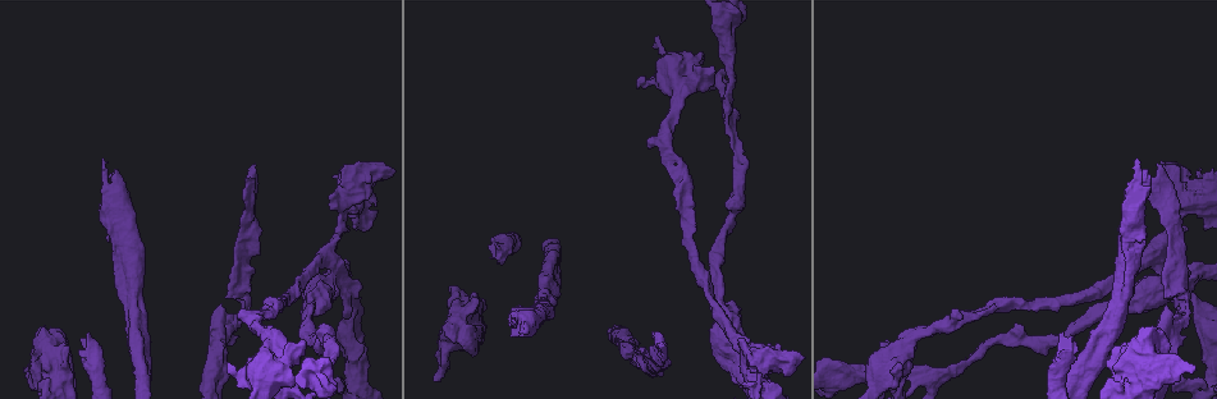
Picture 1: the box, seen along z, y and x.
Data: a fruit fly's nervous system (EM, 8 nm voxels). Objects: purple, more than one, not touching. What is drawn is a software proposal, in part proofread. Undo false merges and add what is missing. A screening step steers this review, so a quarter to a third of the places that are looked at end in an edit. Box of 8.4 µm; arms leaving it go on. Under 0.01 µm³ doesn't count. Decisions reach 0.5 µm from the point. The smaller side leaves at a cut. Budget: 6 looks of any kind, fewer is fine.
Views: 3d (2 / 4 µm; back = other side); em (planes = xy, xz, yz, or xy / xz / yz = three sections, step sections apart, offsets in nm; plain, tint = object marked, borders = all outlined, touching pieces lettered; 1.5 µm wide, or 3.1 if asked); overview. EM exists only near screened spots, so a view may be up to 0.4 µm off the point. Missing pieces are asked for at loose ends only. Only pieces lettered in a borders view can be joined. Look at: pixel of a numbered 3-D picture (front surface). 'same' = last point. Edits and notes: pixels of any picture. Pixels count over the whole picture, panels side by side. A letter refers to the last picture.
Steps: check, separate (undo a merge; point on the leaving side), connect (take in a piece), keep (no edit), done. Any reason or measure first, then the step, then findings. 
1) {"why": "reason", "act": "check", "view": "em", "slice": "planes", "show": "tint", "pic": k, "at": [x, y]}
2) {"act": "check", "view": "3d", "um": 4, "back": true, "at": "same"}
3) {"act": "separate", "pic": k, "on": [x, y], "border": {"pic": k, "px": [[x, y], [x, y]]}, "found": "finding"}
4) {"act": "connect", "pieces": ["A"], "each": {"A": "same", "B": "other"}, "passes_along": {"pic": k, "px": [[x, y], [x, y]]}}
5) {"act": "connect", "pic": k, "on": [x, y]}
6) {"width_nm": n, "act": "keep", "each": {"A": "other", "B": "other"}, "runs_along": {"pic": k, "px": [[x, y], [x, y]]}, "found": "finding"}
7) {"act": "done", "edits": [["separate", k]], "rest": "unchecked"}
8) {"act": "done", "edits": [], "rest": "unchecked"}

{"why": "branch stops here", "act": "check", "view": "em", "slice": "planes", "show": "borders", "pic": 1, "at": [741, 341]}

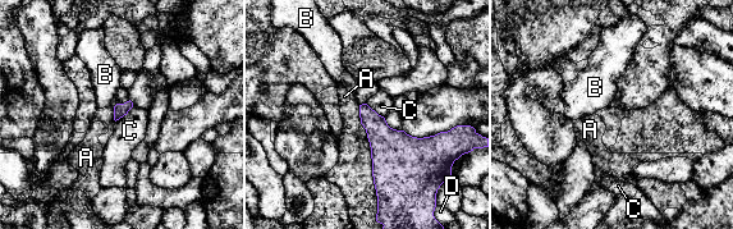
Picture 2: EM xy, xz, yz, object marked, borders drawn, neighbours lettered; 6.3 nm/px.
{"longest_contact_nm": ["C", 160], "act": "keep", "each": {"A": "other", "B": "other", "C": "other", "D": "other"}, "border": {"pic": 2, "px": [[133, 106], [115, 122]]}, "found": "no lettered piece goes on from it"}

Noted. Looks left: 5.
{"why": "thick turns thin", "act": "check", "view": "em", "slice": "planes", "show": "borders", "pic": 1, "at": [334, 278]}

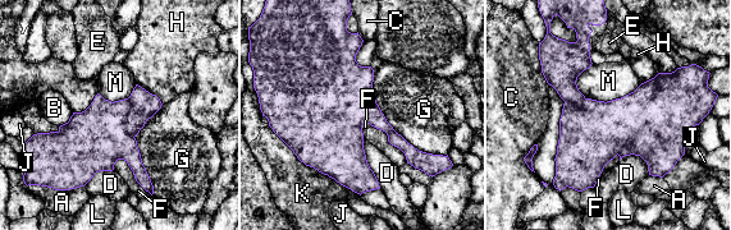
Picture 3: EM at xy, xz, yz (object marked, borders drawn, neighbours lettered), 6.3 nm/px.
{"act": "separate", "pic": 3, "on": [94, 139], "each": {"A": "other", "B": "other", "C": "other", "D": "other", "E": "other", "F": "other", "G": "other", "H": "other", "J": "other", "K": "other", "L": "other", "M": "other"}, "found": "a second neuron is stuck on"}

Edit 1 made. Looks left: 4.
{"why": "free end", "act": "check", "view": "em", "slice": "planes", "show": "tint", "pic": 1, "at": [434, 380]}

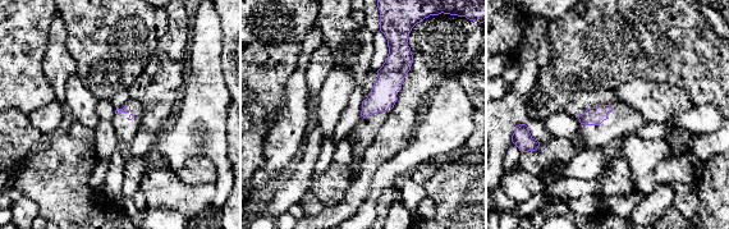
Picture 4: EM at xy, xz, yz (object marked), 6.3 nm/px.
{"act": "check", "view": "em", "slice": "planes", "show": "borders", "at": "same"}

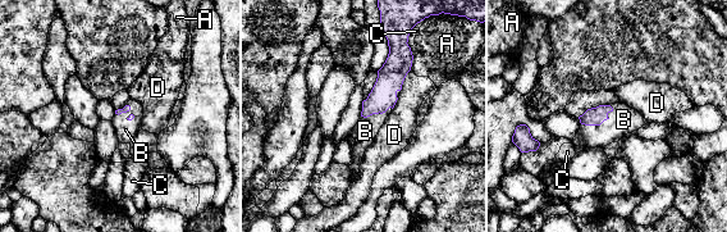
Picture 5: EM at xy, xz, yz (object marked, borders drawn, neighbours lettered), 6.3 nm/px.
{"act": "connect", "pieces": ["B"], "each": {"A": "other", "B": "same", "C": "other", "D": "other"}, "found": "it goes on there"}

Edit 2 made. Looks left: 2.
{"act": "done", "edits": [["separate", 3], ["connect", 5]], "rest": "unchecked"}

